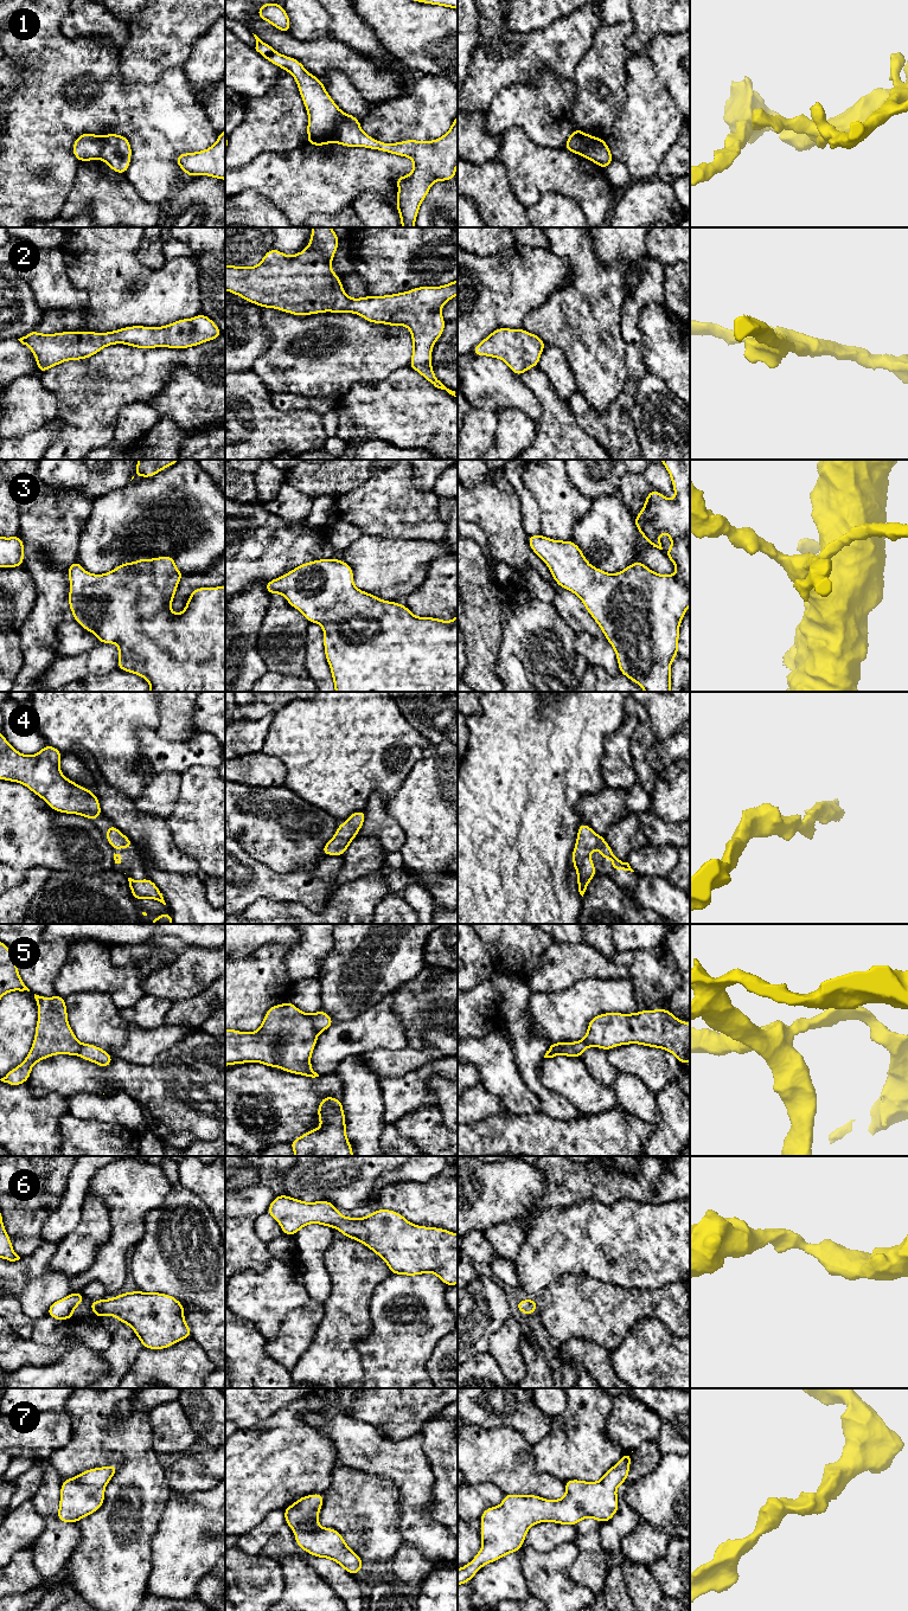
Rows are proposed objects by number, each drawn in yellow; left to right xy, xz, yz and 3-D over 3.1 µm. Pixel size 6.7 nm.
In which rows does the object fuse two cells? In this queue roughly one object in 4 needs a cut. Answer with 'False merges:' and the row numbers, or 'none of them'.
False merges: 1, 5

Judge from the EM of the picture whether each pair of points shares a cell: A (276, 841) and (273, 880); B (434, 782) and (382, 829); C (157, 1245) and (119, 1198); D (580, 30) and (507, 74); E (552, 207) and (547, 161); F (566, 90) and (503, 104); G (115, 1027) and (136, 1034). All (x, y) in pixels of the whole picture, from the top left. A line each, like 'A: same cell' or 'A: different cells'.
A: different cells
B: different cells
C: different cells
D: same cell
E: different cells
F: same cell
G: different cells

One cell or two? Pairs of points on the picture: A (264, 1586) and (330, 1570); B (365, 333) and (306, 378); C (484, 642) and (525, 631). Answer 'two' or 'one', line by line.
A: two
B: one
C: two

